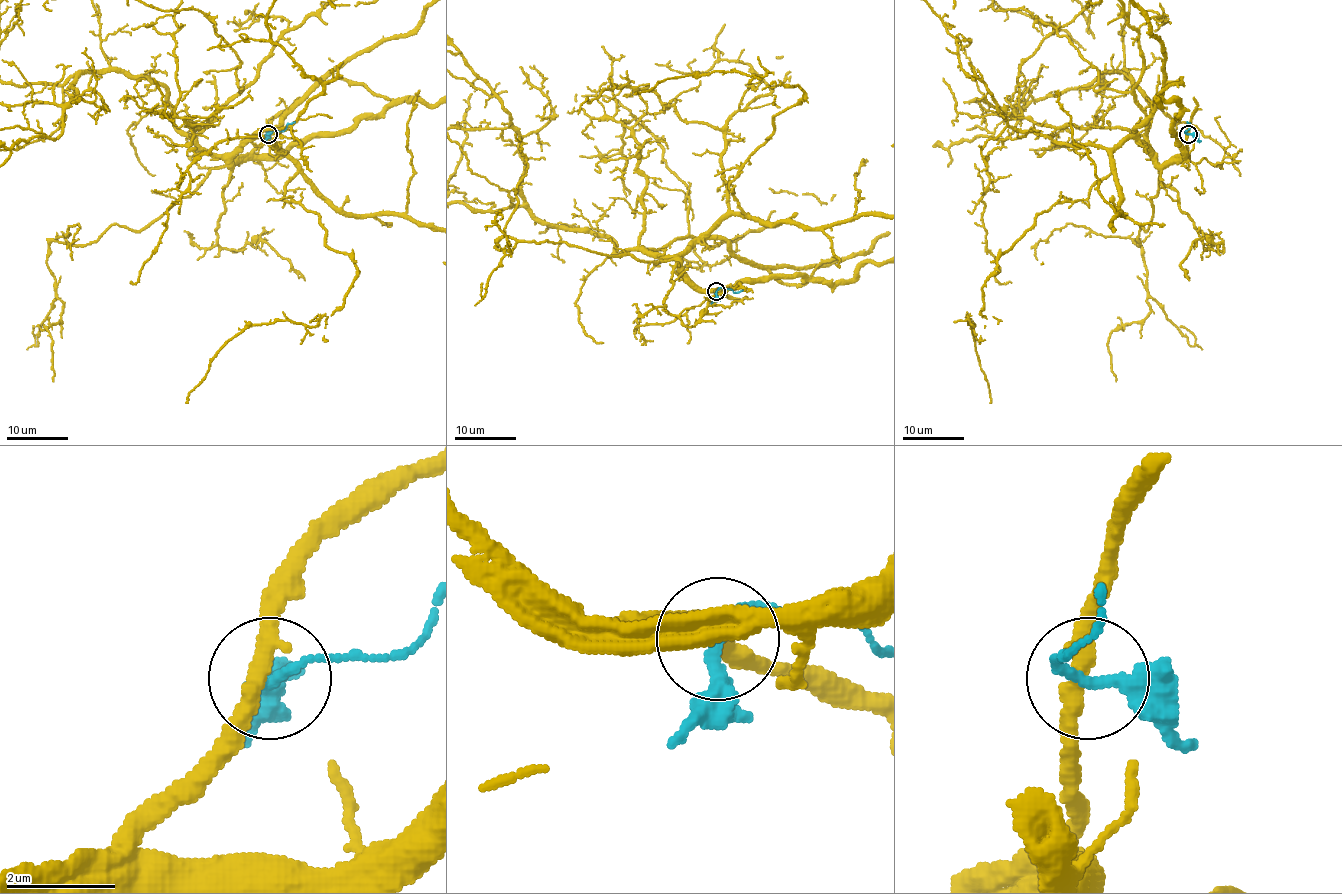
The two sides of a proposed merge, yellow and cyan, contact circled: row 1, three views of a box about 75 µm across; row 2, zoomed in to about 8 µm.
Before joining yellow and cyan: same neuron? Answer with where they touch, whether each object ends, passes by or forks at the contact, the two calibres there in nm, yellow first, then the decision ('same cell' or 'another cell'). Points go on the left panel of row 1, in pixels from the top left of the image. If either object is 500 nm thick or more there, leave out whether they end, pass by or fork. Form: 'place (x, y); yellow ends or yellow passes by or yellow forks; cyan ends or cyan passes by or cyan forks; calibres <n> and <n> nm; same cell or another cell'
place (268, 134); yellow passes by; cyan passes by; calibres 340 and 240 nm; another cell

